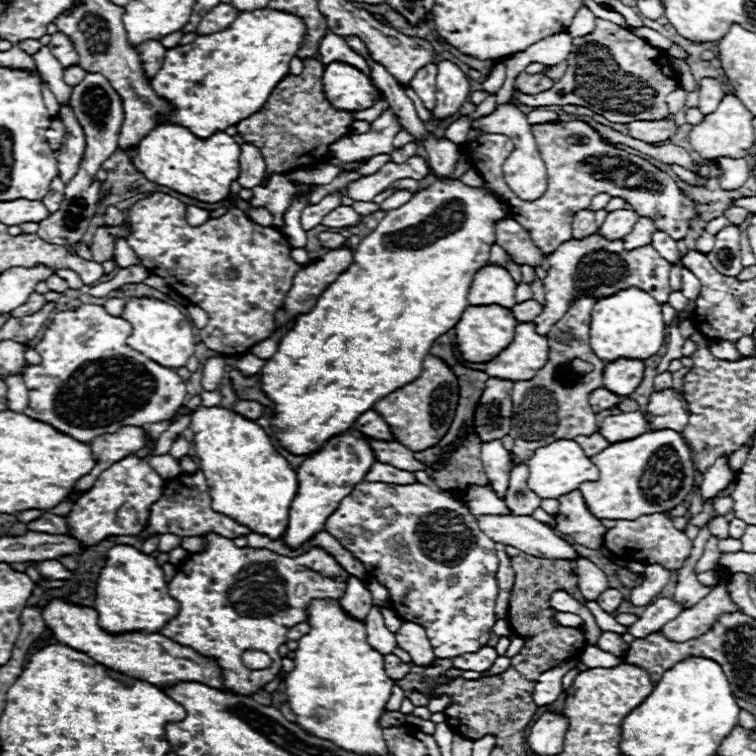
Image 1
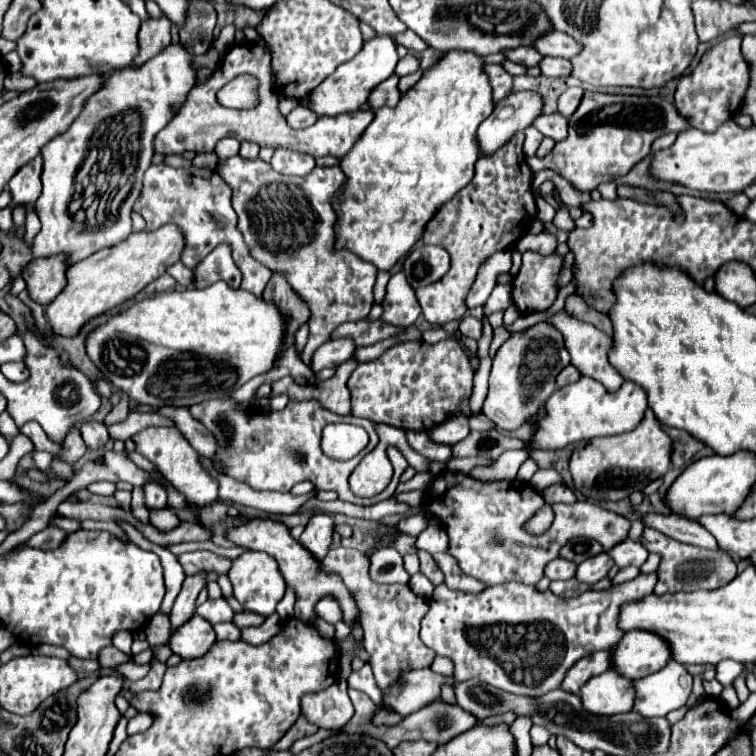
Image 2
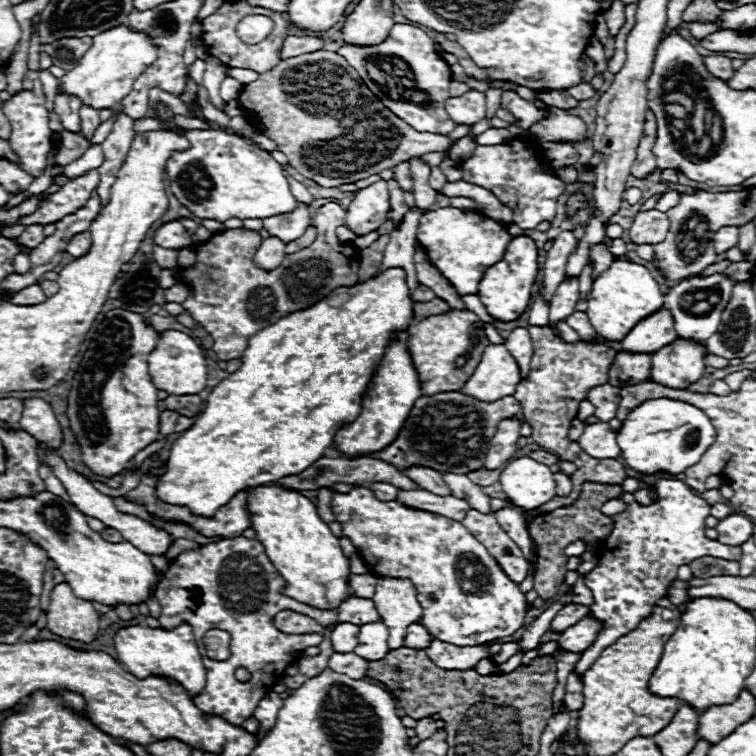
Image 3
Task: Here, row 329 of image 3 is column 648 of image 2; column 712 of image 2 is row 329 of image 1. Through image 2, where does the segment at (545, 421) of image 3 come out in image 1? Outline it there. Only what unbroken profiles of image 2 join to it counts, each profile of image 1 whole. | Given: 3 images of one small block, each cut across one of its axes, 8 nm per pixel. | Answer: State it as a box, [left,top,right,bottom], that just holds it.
[510,296,606,462]

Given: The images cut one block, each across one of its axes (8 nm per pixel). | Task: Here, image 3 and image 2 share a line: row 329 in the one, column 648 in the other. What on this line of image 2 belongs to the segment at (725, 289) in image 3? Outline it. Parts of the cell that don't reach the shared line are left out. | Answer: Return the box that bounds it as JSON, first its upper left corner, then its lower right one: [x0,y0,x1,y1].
[632,660,692,718]

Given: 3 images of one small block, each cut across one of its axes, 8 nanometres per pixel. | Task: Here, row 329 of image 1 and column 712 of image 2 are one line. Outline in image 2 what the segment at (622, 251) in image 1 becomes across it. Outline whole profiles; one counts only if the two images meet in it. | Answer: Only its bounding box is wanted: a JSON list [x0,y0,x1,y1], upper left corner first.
[644,514,720,550]

